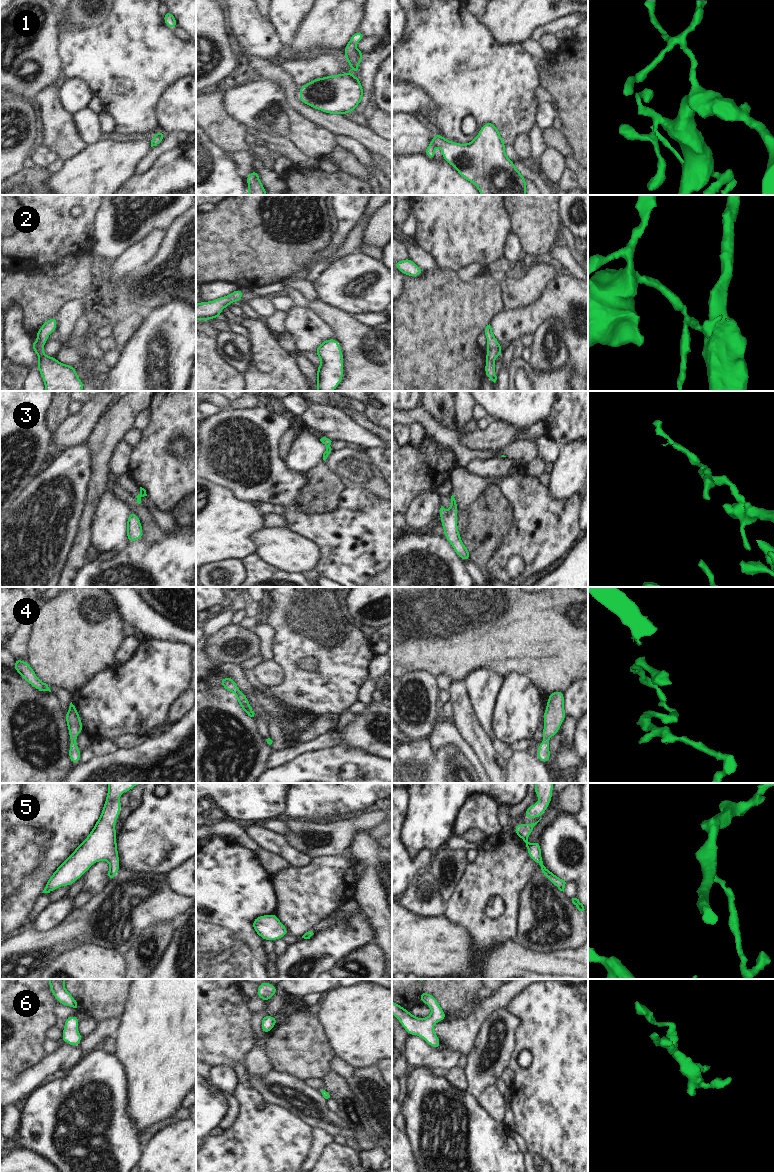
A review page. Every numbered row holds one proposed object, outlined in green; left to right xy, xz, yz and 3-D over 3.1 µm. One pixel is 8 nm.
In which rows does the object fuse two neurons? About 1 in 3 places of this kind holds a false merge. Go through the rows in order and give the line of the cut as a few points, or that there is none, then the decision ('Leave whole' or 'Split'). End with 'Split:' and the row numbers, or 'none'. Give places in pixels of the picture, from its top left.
1: No split. Leave whole
2: No split. Leave whole
3: No split. Leave whole
4: No split. Leave whole
5: No split. Leave whole
6: No split. Leave whole
Split: none.

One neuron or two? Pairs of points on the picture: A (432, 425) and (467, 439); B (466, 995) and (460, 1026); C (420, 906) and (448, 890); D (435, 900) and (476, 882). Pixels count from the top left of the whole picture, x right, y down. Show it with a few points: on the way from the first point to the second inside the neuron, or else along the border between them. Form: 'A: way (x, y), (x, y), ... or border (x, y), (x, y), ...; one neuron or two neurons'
A: border (457, 434), (466, 445), (479, 449); two neurons
B: border (481, 1002), (465, 1016), (447, 1017); two neurons
C: border (431, 873), (440, 895), (447, 902); two neurons
D: border (448, 902), (444, 913); two neurons

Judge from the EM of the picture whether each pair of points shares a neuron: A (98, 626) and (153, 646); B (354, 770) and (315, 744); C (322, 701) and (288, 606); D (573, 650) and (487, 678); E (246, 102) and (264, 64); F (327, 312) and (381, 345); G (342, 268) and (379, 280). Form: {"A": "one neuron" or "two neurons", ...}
{"A": "two neurons", "B": "two neurons", "C": "one neuron", "D": "two neurons", "E": "two neurons", "F": "one neuron", "G": "one neuron"}

